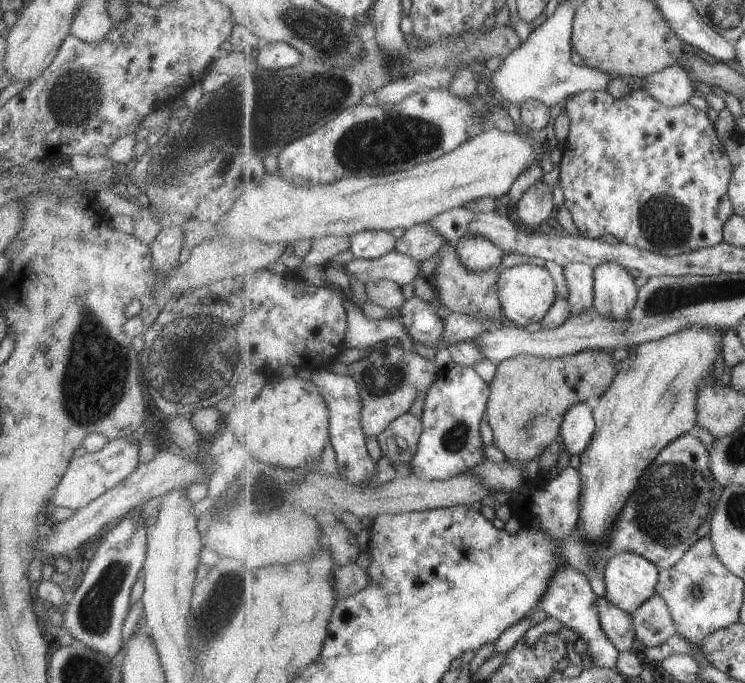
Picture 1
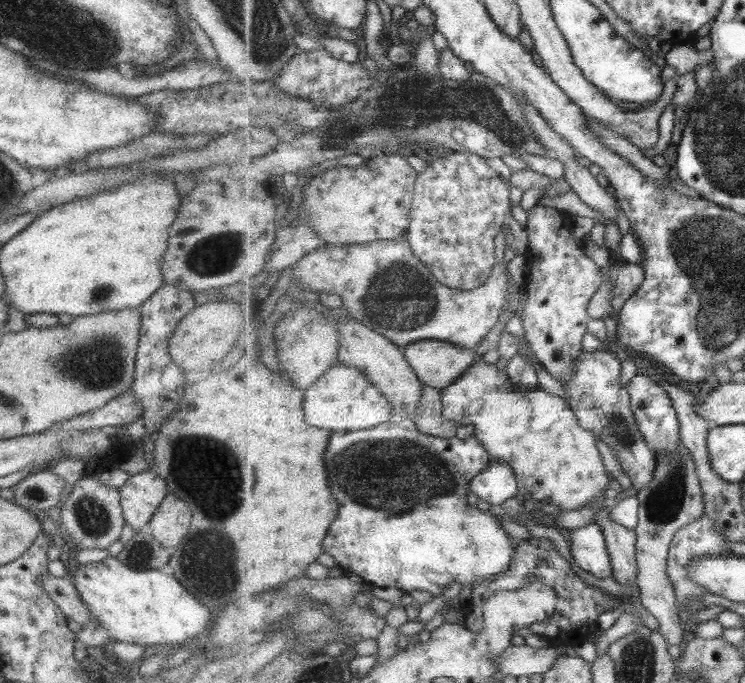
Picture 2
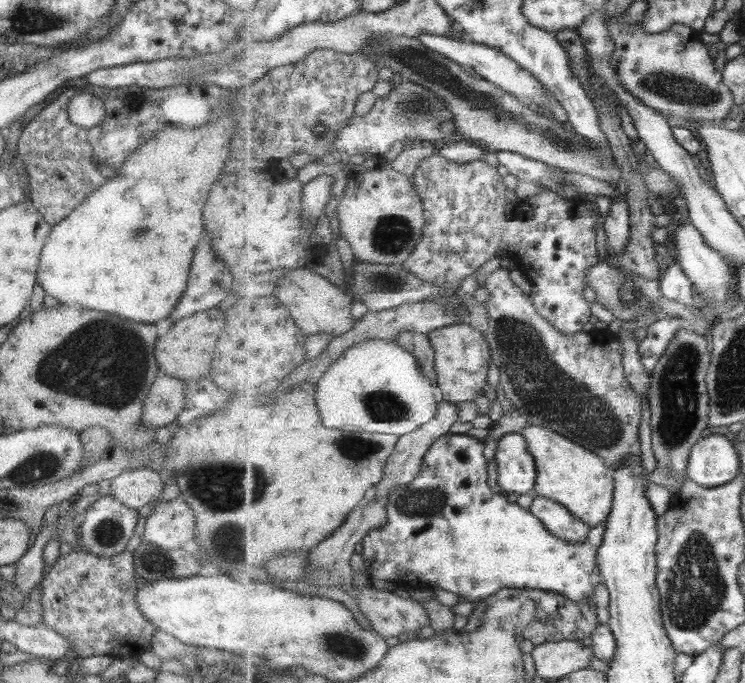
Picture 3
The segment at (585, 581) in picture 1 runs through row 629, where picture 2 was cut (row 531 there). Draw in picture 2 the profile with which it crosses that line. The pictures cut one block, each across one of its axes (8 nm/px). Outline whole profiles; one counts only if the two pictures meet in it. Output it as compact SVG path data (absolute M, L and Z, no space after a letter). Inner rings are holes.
M596 523L584 528L568 530L576 564L599 578L614 576L606 535Z

